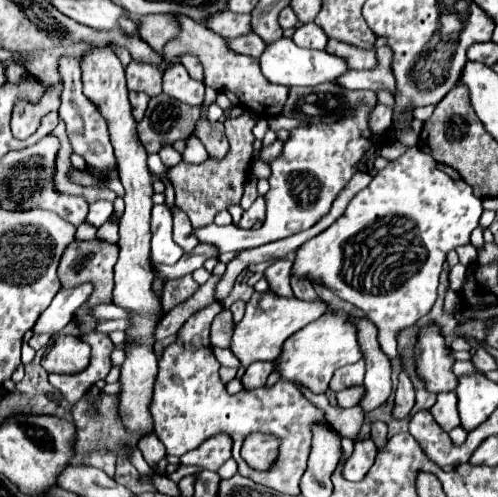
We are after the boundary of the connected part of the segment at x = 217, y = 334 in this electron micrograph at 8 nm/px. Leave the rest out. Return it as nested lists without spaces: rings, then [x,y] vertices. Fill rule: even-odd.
[[[224,309],[220,315],[216,315],[216,319],[212,323],[212,331],[210,331],[212,345],[214,347],[230,347],[232,331],[234,331],[232,313],[228,309]]]

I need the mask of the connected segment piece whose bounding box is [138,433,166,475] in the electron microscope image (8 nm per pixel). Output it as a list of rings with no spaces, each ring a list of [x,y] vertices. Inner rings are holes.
[[[152,433],[152,435],[148,435],[148,437],[144,437],[144,439],[140,439],[138,449],[142,451],[142,455],[144,455],[146,463],[152,467],[152,471],[154,471],[154,473],[158,473],[158,475],[166,475],[166,473],[156,471],[156,465],[158,465],[158,461],[160,461],[162,457],[166,457],[166,451],[164,451],[164,445],[154,437],[154,433]]]

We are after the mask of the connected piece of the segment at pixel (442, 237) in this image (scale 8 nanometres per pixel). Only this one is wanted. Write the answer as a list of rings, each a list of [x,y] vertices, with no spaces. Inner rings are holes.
[[[412,147],[402,157],[390,161],[382,171],[378,171],[372,183],[348,203],[348,209],[340,219],[296,251],[292,273],[322,281],[340,299],[360,307],[378,327],[378,345],[382,353],[388,359],[394,359],[396,333],[414,325],[432,309],[436,301],[438,277],[448,251],[470,243],[470,233],[478,227],[480,215],[482,201],[472,193],[472,187],[462,179],[450,179],[436,167],[436,161],[430,155],[418,147]]]

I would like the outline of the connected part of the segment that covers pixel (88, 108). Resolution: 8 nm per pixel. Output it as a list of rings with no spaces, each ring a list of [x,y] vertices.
[[[60,57],[58,59],[58,71],[64,83],[62,91],[62,105],[58,109],[60,119],[66,123],[66,133],[72,143],[72,149],[82,156],[85,162],[94,168],[109,171],[114,168],[116,159],[114,149],[108,135],[108,125],[106,119],[100,115],[98,107],[82,93],[82,83],[80,83],[80,61],[74,57]]]

